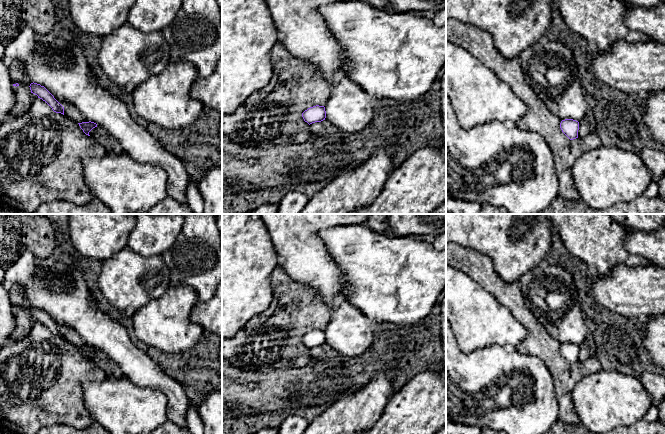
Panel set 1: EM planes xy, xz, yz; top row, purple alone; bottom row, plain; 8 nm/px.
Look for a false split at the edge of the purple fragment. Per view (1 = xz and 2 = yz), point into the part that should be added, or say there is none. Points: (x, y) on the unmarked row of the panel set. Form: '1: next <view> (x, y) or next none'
1: next none
2: next none

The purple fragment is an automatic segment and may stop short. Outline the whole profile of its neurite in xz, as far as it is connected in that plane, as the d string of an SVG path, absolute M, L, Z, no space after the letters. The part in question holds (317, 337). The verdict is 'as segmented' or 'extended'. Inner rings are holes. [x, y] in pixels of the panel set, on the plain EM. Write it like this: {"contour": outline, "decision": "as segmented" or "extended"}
{"contour": "M313 330L302 337L302 341L309 349L315 346L321 346L326 342L326 335L324 330Z", "decision": "as segmented"}

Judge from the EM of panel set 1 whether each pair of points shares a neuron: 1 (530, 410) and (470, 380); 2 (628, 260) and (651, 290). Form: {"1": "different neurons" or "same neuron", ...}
{"1": "same neuron", "2": "different neurons"}

